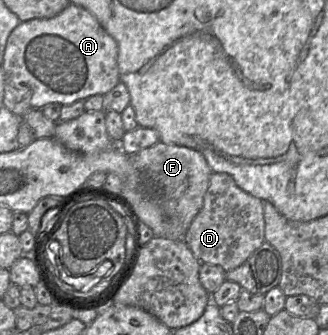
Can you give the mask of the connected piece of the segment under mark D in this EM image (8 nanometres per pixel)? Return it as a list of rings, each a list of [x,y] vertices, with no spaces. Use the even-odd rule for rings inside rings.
[[[213,172],[203,206],[189,226],[184,242],[200,263],[220,266],[225,272],[239,267],[265,242],[262,201],[243,191],[229,175]]]

